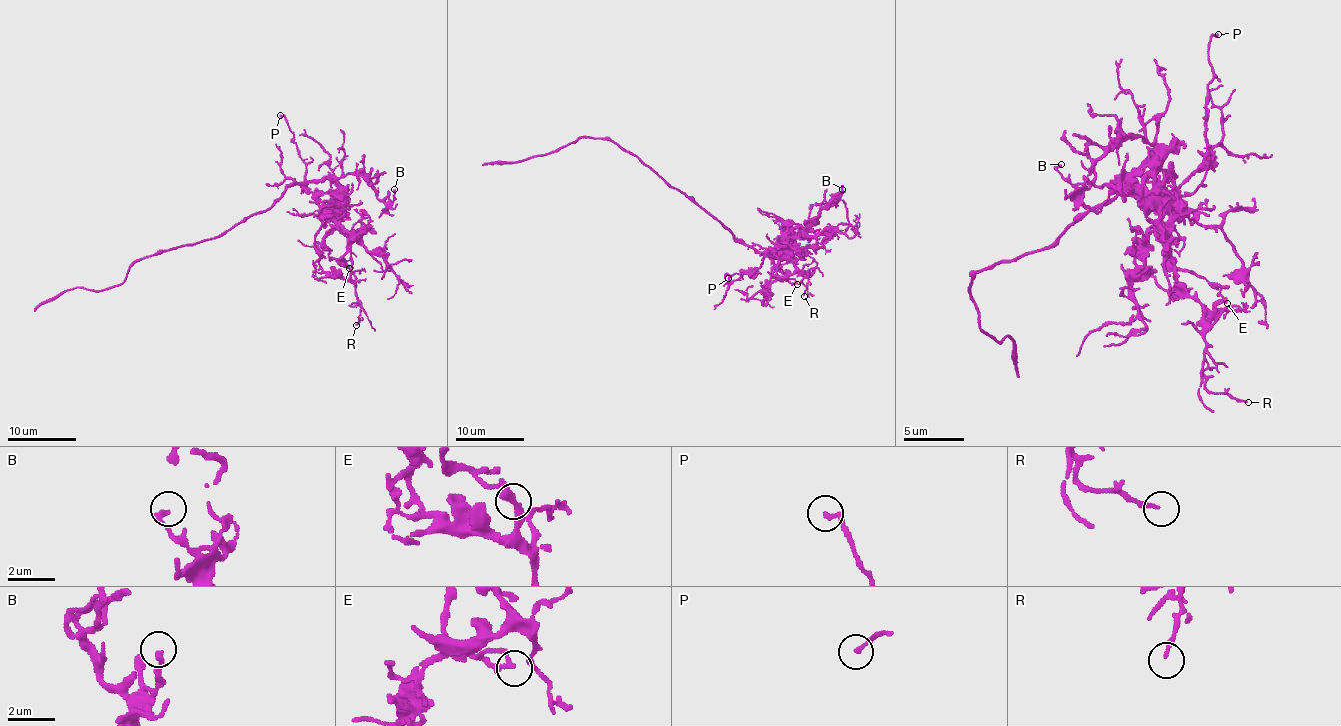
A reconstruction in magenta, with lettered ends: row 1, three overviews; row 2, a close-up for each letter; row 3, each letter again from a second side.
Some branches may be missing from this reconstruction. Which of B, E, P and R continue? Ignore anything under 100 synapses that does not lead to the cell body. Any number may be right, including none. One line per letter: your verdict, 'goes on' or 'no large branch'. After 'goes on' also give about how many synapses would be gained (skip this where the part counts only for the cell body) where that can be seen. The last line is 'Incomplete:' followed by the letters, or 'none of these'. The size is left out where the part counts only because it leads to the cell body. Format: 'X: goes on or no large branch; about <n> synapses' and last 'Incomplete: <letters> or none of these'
B: no large branch
E: no large branch
P: no large branch
R: no large branch
Incomplete: none of these

